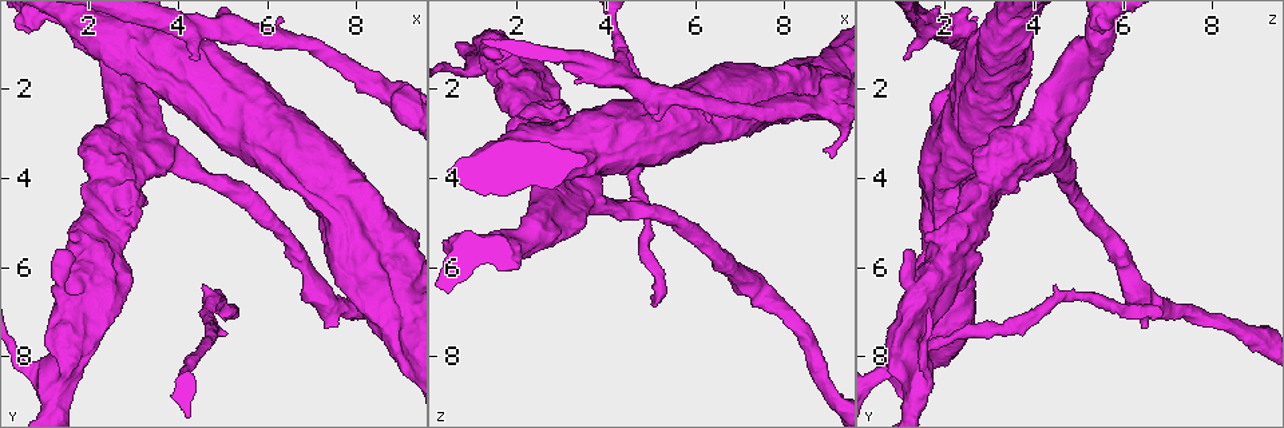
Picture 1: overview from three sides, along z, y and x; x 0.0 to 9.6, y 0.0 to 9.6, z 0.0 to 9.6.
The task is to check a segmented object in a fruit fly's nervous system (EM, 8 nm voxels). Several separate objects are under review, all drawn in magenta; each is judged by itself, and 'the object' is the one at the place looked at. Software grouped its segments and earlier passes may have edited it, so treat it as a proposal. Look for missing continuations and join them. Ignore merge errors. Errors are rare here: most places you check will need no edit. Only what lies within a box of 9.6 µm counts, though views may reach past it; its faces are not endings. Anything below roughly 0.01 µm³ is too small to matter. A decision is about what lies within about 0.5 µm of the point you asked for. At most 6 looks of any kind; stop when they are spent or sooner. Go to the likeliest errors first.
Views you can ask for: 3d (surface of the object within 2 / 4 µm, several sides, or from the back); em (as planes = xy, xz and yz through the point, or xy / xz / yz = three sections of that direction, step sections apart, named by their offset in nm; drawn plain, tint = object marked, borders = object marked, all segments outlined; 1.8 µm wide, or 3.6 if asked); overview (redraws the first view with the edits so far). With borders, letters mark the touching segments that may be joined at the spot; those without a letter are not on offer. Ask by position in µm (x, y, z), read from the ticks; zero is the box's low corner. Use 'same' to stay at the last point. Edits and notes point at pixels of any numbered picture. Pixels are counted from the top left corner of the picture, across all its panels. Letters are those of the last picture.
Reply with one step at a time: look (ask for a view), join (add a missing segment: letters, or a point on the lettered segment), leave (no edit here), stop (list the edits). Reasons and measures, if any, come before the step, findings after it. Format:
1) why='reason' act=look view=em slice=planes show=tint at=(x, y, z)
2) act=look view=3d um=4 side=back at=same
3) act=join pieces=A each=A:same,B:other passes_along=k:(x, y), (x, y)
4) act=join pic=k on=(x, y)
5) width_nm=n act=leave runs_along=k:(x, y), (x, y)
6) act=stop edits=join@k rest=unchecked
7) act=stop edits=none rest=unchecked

why='long arm stops here' act=look view=3d um=4 at=(5.10, 7.00, 6.90)

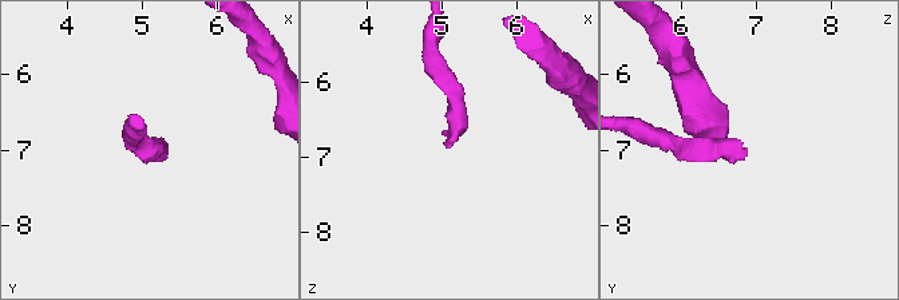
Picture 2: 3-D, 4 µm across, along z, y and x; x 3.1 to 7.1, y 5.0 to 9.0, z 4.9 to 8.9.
why='need the tissue' act=look view=em slice=planes show=borders at=(5.05, 7.05, 6.90)

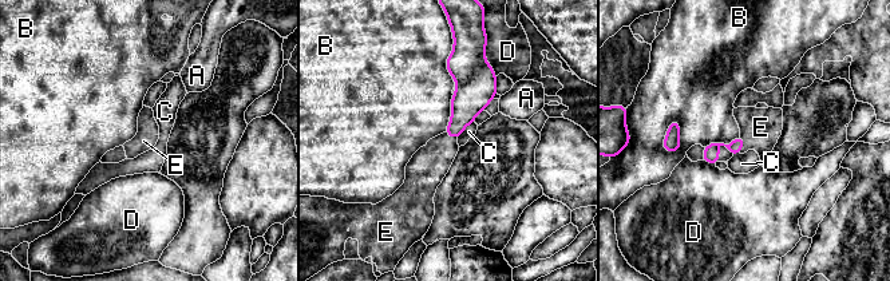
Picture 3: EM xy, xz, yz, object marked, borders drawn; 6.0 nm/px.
act=join pieces=E each=A:other,B:other,C:other,D:other,E:same found='the neuron continues'

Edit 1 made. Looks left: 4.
why='stops while still wide' act=look view=em slice=xz step=8 show=borders at=(4.40, 1.35, 1.05)

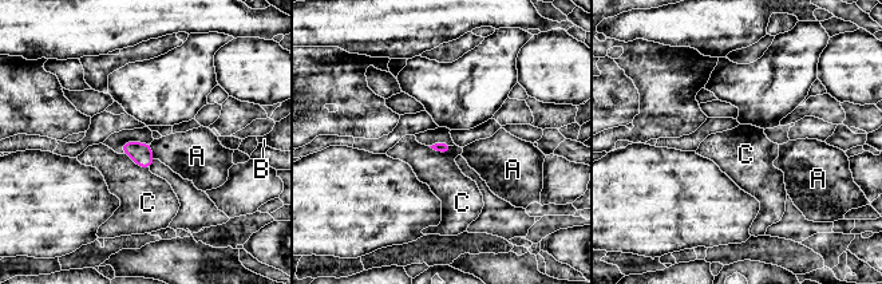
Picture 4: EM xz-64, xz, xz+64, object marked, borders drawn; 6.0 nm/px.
act=leave each=A:other,B:other,C:other border=4:(126, 153), (138, 165), (149, 169) found='none of them fits'

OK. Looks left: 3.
why='branch stops here' act=look view=em um=3.6 slice=yz step=8 show=borders at=(3.00, 4.25, 2.35)

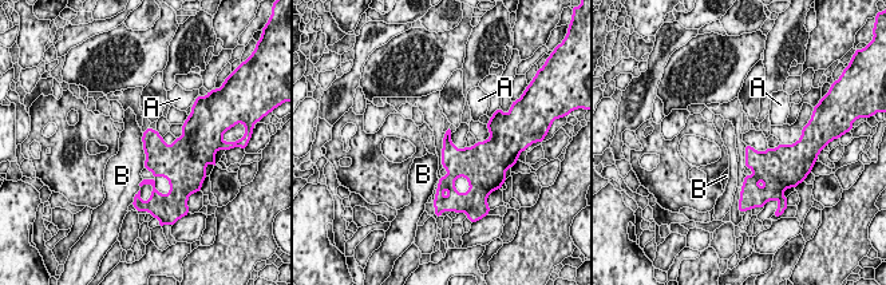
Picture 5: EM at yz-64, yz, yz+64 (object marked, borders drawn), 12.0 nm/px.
act=leave each=A:other,B:other border=5:(142, 133), (145, 167) found='none of them fits'

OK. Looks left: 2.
act=stop edits=join@3 rest=unchecked

